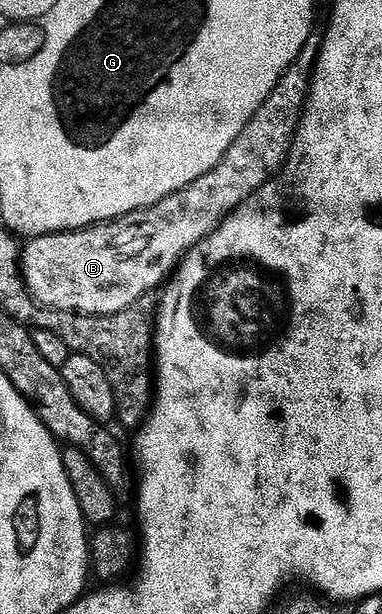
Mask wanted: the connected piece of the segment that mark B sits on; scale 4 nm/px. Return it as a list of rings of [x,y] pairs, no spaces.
[[[303,62],[296,63],[295,67],[280,80],[279,85],[275,87],[271,97],[263,104],[263,109],[251,119],[249,126],[244,130],[243,135],[239,137],[238,142],[227,151],[227,156],[224,158],[223,163],[209,174],[197,178],[197,182],[193,182],[185,190],[181,190],[177,194],[165,198],[161,203],[155,204],[152,208],[142,208],[139,212],[131,212],[127,216],[122,216],[116,220],[109,220],[106,224],[92,224],[89,228],[78,228],[76,232],[51,232],[47,236],[35,236],[34,238],[31,238],[31,241],[29,241],[28,244],[25,244],[25,247],[22,249],[21,263],[23,265],[23,275],[26,279],[26,285],[30,289],[31,294],[38,300],[38,303],[51,310],[74,312],[80,316],[112,316],[118,312],[124,312],[126,308],[134,308],[136,304],[140,303],[144,298],[147,298],[143,296],[149,295],[155,287],[158,289],[160,285],[174,273],[175,269],[179,267],[180,262],[188,252],[193,251],[193,249],[195,249],[209,233],[216,232],[219,227],[223,225],[223,221],[226,220],[231,213],[244,207],[244,205],[254,197],[251,196],[254,192],[261,191],[262,188],[286,166],[287,159],[291,156],[291,147],[293,147],[294,144],[296,147],[297,137],[300,135],[301,125],[304,122],[305,113],[309,108],[312,81],[312,69],[307,69],[306,66],[303,65]]]

